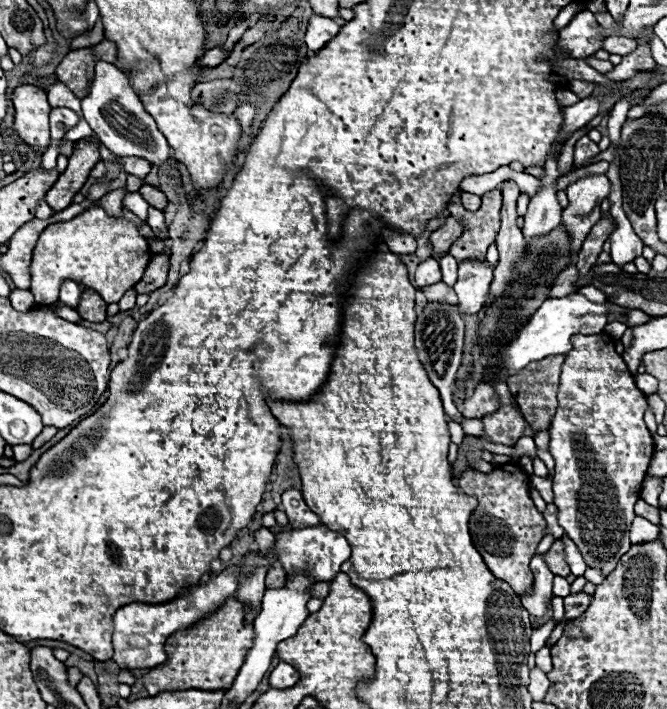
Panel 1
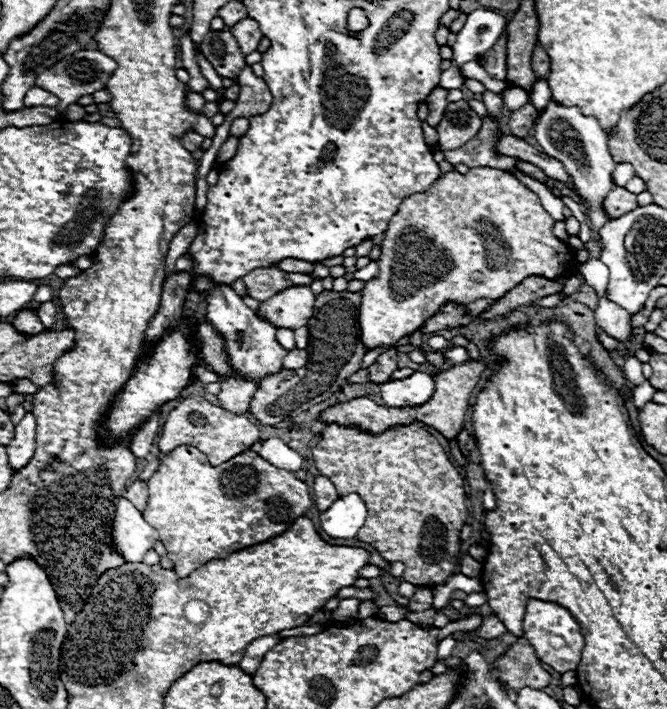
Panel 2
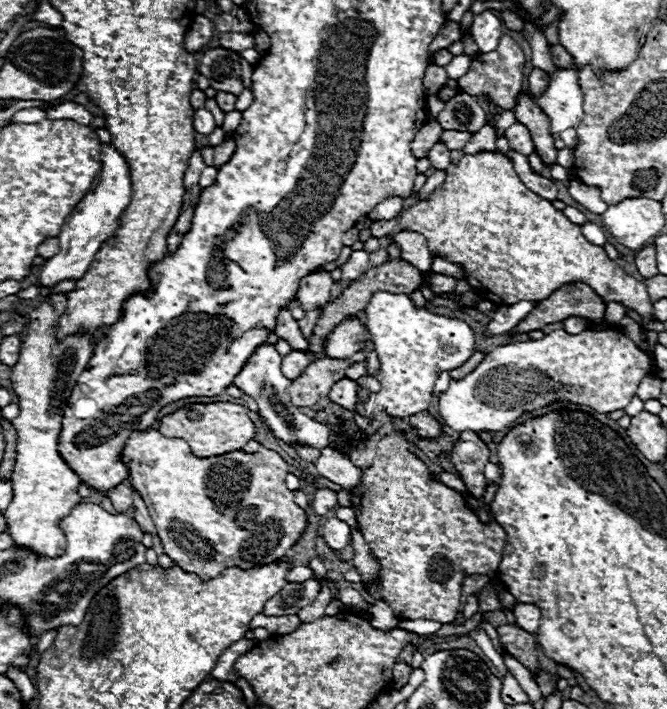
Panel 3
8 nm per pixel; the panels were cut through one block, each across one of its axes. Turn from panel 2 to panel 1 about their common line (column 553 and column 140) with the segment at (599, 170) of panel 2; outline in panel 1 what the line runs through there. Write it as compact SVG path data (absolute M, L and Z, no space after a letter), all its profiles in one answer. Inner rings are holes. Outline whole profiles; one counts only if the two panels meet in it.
M96 62L96 76L90 88L90 94L82 100L82 112L88 120L94 134L100 138L100 142L116 156L138 156L146 158L152 164L166 164L170 146L164 138L164 134L158 130L154 118L144 110L138 94L130 88L130 80L126 74L122 74L114 64Z

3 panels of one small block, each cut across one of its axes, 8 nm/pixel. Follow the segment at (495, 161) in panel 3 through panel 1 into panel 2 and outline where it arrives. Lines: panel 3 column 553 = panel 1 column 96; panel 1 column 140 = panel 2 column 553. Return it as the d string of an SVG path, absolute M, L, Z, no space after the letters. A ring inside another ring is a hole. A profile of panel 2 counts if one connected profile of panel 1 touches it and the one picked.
M470 168L468 174L460 174L456 170L442 174L430 190L408 196L384 232L380 258L376 260L378 274L362 288L362 302L358 310L364 346L372 350L382 344L396 344L400 338L422 328L424 322L436 314L436 308L446 302L466 306L480 298L496 300L532 274L546 278L564 274L562 266L576 262L576 256L562 256L574 252L552 234L552 226L554 220L542 208L540 198L510 172L496 168ZM474 272L480 272L484 280L474 282Z

